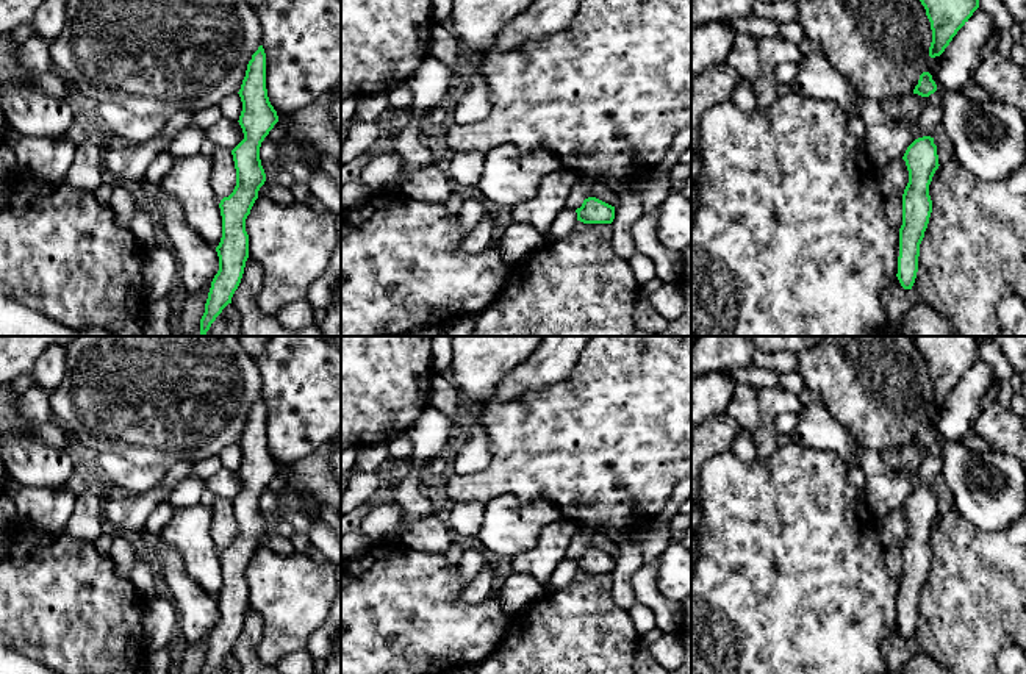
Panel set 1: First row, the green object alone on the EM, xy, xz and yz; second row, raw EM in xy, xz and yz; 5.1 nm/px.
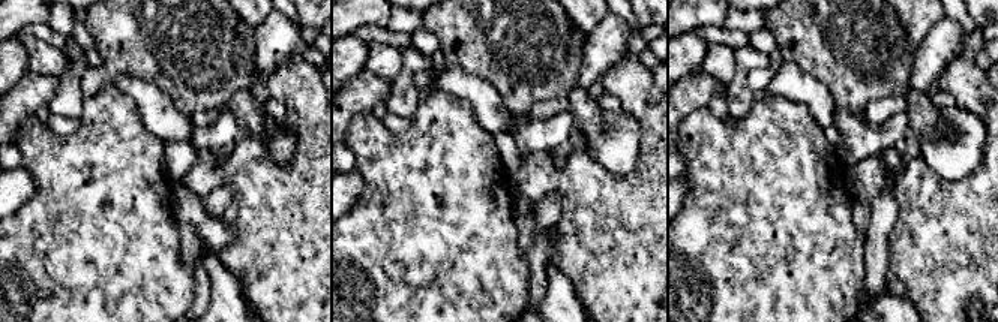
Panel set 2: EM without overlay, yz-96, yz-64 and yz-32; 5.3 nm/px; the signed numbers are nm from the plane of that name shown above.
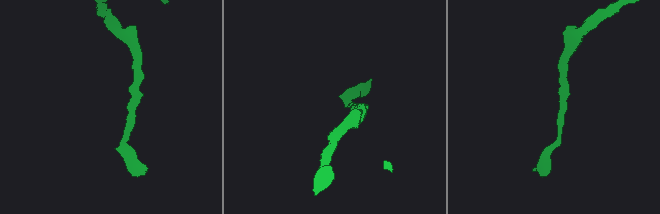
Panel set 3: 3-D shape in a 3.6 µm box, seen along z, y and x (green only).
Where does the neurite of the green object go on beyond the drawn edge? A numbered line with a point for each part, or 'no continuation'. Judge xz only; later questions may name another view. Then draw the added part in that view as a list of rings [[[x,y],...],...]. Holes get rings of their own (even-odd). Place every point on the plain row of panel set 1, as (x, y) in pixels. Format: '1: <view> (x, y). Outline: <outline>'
1: xz (566, 568). Outline: [[[568,557],[561,558],[554,569],[547,585],[544,586],[547,593],[563,590],[576,575],[577,563]]]

